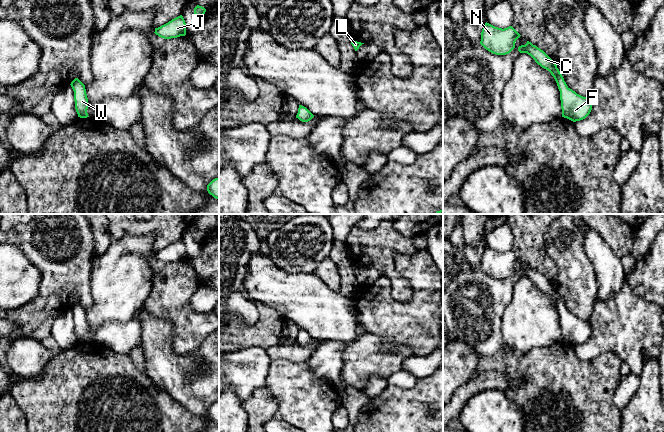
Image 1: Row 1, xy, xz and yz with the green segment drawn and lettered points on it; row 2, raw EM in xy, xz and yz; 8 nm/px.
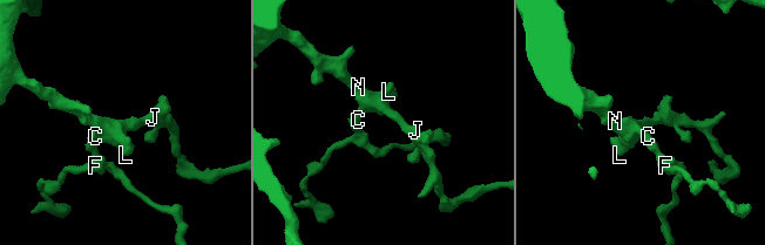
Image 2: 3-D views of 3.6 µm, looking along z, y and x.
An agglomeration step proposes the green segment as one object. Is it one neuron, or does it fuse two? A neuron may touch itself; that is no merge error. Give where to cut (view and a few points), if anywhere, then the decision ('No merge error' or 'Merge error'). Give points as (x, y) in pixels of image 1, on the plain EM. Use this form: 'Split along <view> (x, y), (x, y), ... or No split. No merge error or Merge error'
No split. No merge error

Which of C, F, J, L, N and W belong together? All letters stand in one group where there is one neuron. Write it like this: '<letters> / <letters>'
C F J L N W

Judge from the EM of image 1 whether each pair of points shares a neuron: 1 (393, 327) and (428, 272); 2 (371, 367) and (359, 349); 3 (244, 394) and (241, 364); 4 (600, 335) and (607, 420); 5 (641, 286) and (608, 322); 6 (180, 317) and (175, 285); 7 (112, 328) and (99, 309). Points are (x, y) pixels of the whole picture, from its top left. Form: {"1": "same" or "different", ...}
{"1": "same", "2": "same", "3": "same", "4": "different", "5": "different", "6": "same", "7": "different"}

